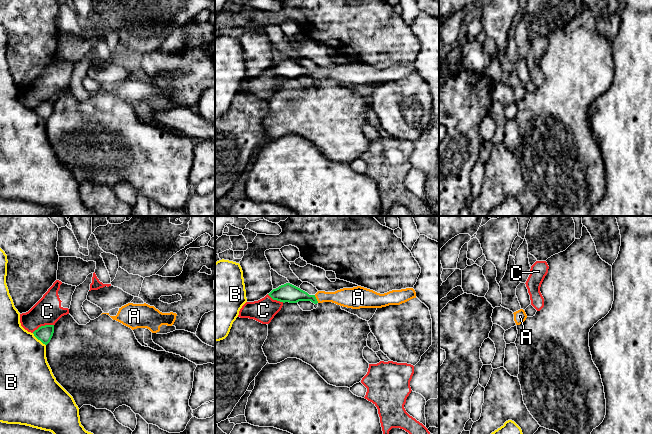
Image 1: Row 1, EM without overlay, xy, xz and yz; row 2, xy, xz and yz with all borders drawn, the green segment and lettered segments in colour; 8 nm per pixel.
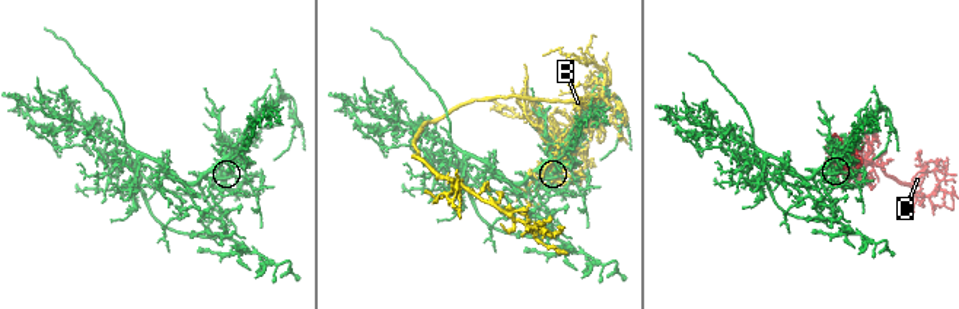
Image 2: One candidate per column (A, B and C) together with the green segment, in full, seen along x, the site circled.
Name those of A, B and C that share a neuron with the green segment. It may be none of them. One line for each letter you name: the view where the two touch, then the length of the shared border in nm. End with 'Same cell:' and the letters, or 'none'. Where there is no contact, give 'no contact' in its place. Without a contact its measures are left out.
A: xz | 70 nm
Same cell: A

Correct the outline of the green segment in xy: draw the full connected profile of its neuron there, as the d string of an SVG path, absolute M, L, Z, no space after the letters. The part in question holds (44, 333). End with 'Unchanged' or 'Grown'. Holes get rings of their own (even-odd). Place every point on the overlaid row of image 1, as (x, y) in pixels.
M54 325L41 326L33 332L34 336L45 345L47 345L50 342L53 333Z. Unchanged

